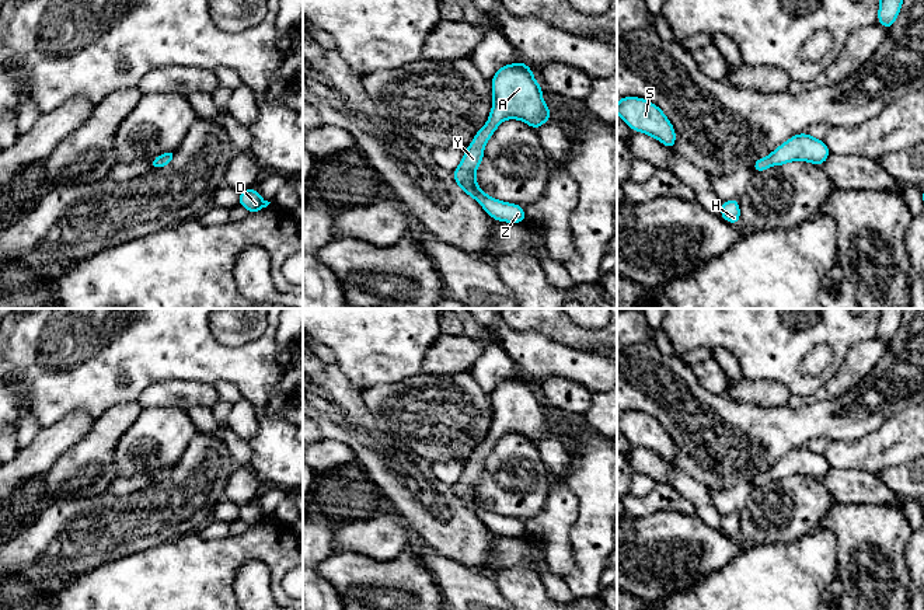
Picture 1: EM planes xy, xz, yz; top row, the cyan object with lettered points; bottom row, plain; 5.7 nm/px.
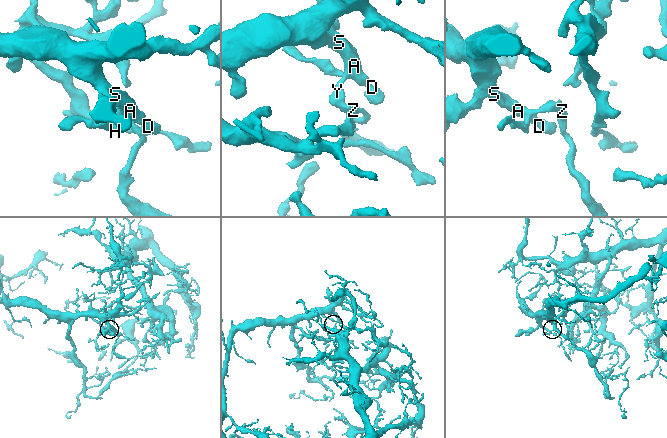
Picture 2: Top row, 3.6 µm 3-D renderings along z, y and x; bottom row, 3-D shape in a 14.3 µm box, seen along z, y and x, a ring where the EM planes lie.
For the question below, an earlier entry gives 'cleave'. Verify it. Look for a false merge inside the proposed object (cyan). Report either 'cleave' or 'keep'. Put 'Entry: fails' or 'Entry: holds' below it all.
keep
Entry: fails

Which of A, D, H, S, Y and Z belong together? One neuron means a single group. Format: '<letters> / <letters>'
A D H S Y Z

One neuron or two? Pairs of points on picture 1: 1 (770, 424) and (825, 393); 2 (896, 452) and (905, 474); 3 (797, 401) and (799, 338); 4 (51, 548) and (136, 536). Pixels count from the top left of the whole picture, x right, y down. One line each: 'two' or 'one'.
1: two
2: two
3: two
4: one

